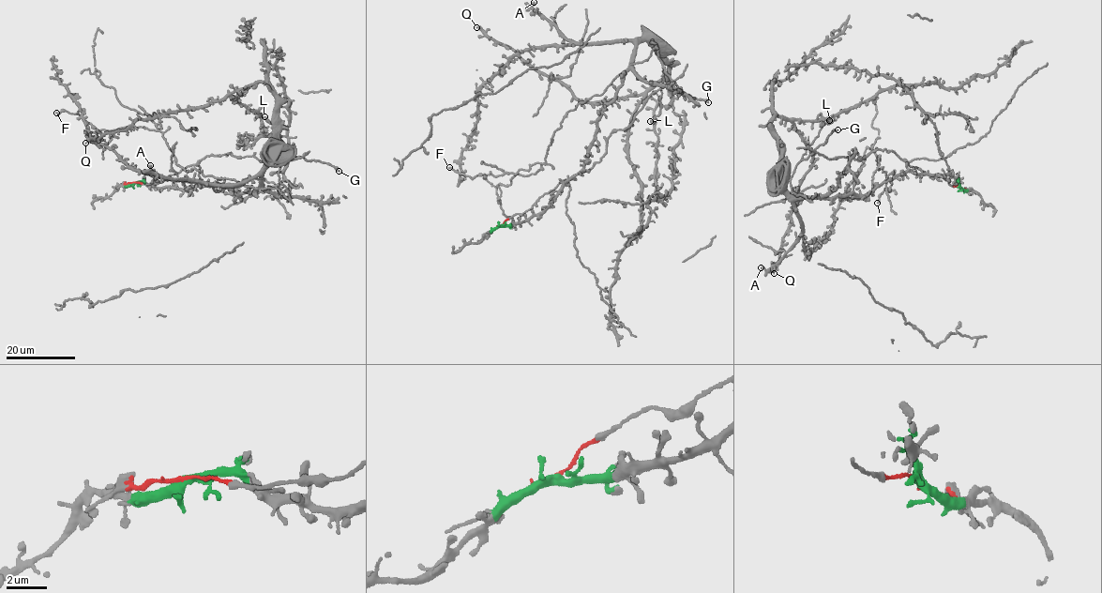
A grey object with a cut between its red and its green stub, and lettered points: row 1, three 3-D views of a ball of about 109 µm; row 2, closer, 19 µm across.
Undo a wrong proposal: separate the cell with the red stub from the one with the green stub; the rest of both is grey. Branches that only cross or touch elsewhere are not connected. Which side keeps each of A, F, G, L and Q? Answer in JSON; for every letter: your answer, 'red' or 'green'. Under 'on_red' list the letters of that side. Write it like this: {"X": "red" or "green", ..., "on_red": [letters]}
{"A": "green", "F": "green", "G": "green", "L": "green", "Q": "green", "on_red": []}

